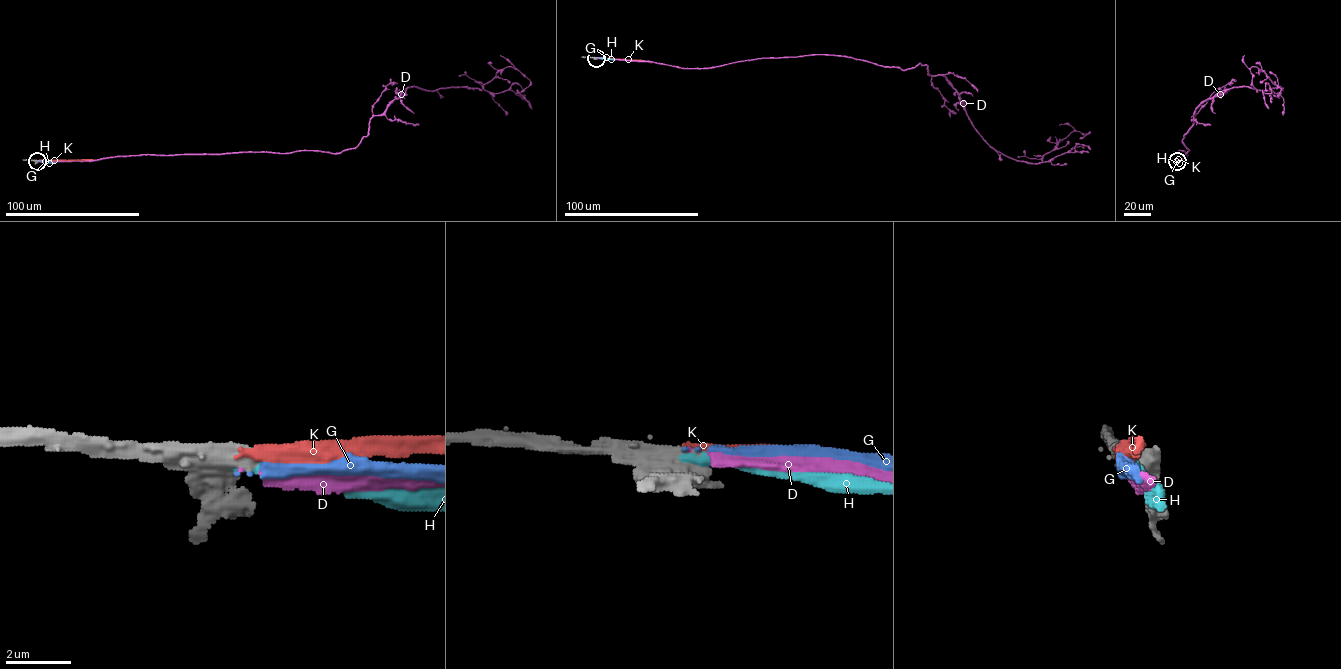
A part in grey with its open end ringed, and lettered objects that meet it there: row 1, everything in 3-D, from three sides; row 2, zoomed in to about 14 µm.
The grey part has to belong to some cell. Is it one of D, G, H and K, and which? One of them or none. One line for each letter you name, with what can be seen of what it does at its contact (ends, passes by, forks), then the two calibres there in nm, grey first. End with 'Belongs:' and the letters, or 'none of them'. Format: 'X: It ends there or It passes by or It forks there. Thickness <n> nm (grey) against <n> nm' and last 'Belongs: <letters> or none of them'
H: It ends there. Thickness 700 nm (grey) against 360 nm
Belongs: H

